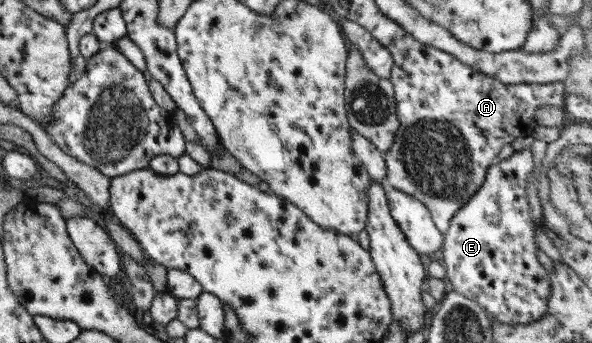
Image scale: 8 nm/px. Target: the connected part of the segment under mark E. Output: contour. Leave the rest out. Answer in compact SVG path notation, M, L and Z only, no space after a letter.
M521 150L520 152L514 152L509 158L502 161L497 161L492 166L488 167L486 171L486 179L482 186L476 191L476 194L458 212L454 217L451 218L450 226L448 230L443 234L444 242L442 245L442 260L444 261L444 266L446 269L446 274L448 280L450 281L450 286L452 290L456 293L466 296L466 298L476 302L481 308L486 310L488 315L499 324L504 325L526 325L537 321L541 318L546 317L549 312L549 299L551 296L550 292L550 275L548 271L544 269L544 266L538 260L538 244L536 243L536 228L538 224L534 223L532 219L532 209L530 209L530 203L528 203L528 191L526 191L526 186L528 186L528 176L532 173L532 168L534 168L534 158L532 152L529 150Z

